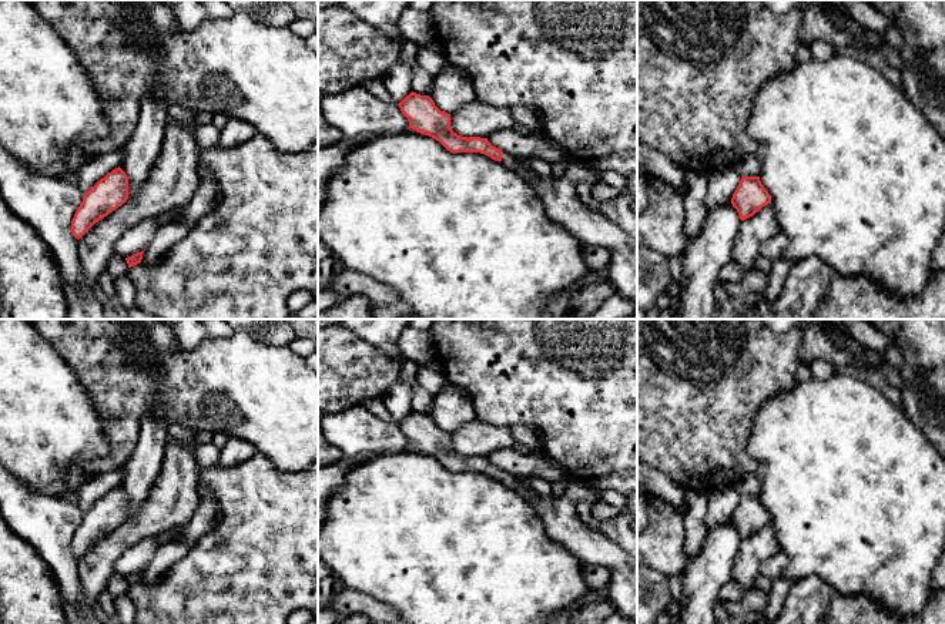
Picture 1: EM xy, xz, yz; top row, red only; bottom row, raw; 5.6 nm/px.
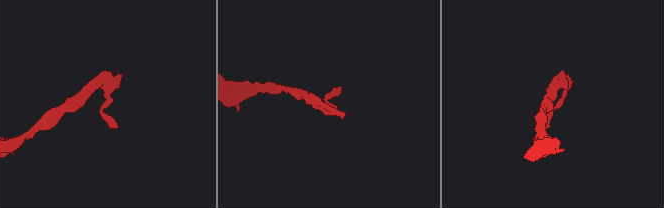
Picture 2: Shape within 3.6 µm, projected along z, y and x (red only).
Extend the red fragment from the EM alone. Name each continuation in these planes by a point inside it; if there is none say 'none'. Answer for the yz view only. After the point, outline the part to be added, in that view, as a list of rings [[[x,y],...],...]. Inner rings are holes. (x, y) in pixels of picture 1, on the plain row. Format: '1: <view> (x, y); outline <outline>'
none

